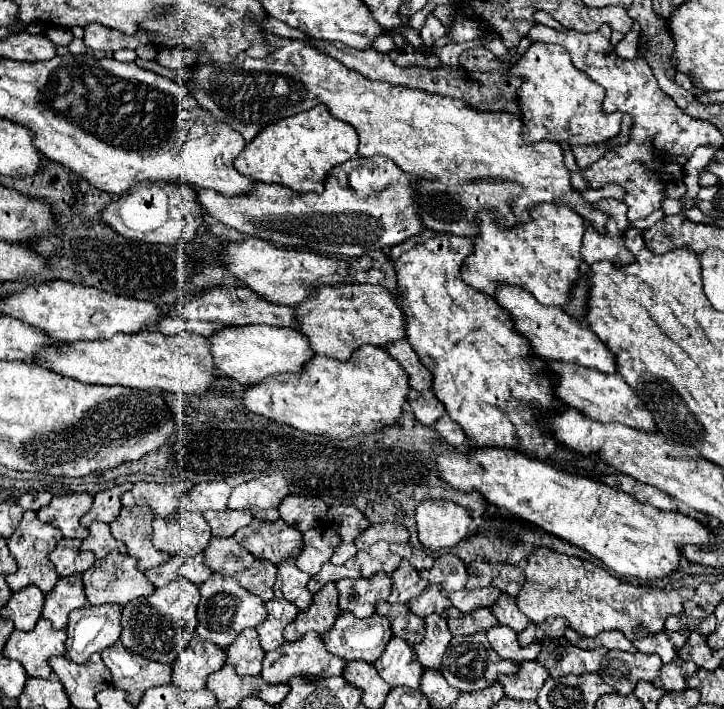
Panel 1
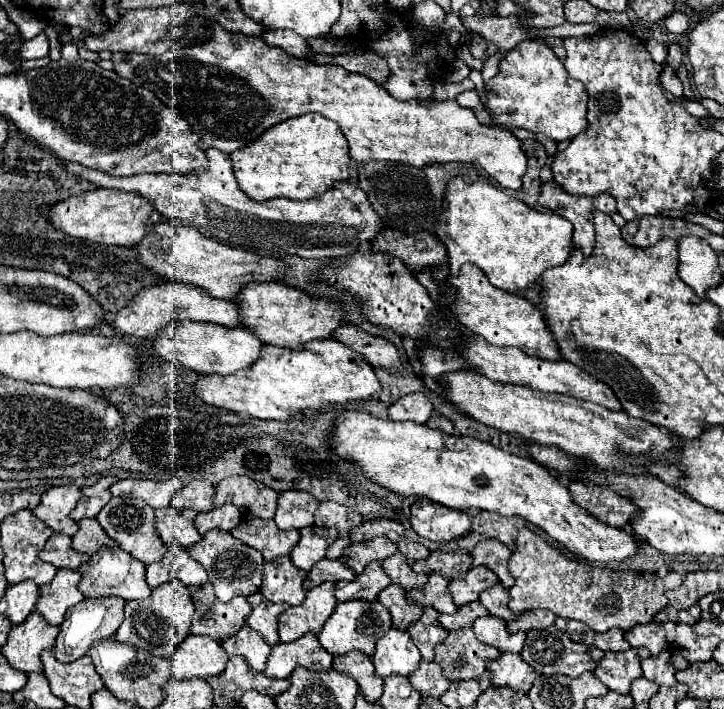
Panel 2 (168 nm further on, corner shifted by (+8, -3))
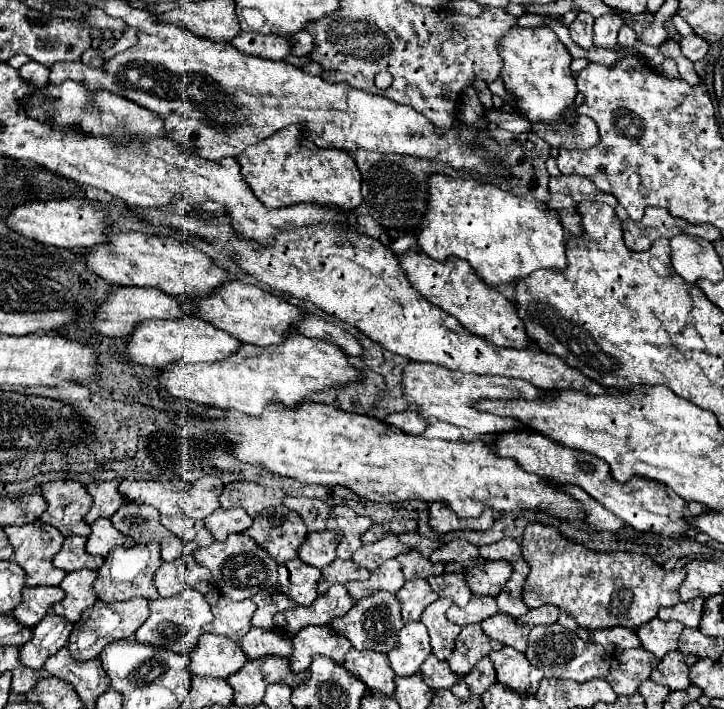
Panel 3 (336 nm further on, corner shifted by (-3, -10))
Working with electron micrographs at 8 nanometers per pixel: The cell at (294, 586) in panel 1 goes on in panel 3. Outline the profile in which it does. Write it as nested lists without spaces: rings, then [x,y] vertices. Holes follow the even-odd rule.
[[[291,559],[279,565],[279,589],[293,597],[297,605],[311,605],[317,597],[317,583],[321,579],[321,571],[303,563],[301,559]]]

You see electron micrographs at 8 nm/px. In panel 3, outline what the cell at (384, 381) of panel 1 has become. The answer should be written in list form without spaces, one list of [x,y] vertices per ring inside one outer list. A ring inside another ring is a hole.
[[[297,331],[285,335],[279,345],[259,347],[243,343],[237,353],[221,363],[171,363],[159,373],[159,381],[165,391],[175,397],[189,399],[197,405],[209,407],[233,407],[247,415],[261,415],[269,403],[281,403],[285,407],[297,407],[311,393],[325,387],[345,385],[355,381],[359,371],[347,361],[343,349],[323,339],[311,339]]]

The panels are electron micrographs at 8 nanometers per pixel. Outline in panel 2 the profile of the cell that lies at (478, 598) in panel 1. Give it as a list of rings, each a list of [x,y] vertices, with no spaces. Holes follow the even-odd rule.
[[[472,568],[468,570],[466,578],[460,580],[452,580],[448,584],[448,590],[452,594],[452,600],[456,606],[468,604],[468,602],[476,602],[480,592],[484,588],[492,588],[494,584],[498,584],[498,578],[492,570],[488,568]]]

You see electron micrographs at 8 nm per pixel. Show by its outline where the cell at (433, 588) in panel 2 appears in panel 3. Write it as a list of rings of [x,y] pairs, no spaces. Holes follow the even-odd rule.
[[[447,563],[443,575],[429,579],[431,587],[441,587],[439,595],[441,597],[451,597],[455,605],[465,607],[467,601],[471,599],[471,589],[467,589],[463,567],[459,563]]]

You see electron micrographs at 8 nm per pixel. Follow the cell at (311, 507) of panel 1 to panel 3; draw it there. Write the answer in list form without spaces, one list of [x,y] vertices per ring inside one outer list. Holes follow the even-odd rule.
[[[285,497],[283,505],[297,511],[309,531],[325,531],[325,521],[331,511],[331,507],[325,501],[307,497]]]

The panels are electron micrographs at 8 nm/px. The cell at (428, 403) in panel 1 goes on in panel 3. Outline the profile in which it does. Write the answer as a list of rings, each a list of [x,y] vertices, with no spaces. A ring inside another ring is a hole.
[[[401,411],[401,413],[387,415],[383,421],[387,421],[387,425],[399,427],[401,431],[413,433],[413,435],[421,435],[425,431],[425,427],[427,427],[427,423],[419,415],[415,415],[413,411]]]

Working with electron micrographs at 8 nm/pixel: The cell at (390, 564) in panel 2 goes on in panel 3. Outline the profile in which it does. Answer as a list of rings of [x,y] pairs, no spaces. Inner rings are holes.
[[[411,549],[409,553],[403,553],[399,555],[397,559],[401,563],[401,569],[403,569],[403,575],[405,579],[429,579],[431,575],[441,575],[445,565],[443,563],[431,563],[429,559],[425,559],[419,551]]]

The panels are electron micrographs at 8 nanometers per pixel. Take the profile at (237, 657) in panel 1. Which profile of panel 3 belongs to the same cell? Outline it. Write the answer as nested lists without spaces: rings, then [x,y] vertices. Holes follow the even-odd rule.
[[[251,627],[249,633],[243,635],[241,639],[243,651],[249,659],[259,659],[263,655],[283,655],[283,657],[291,657],[293,645],[291,639],[281,633],[281,631],[271,631],[271,629],[255,629]]]

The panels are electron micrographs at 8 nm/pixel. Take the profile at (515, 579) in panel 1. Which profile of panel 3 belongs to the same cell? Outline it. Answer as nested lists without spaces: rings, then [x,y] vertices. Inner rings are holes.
[[[507,537],[507,539],[501,539],[501,541],[491,543],[491,545],[481,545],[479,553],[483,555],[483,559],[505,559],[505,561],[509,561],[513,565],[513,569],[519,571],[521,575],[529,573],[529,565],[523,559],[521,547],[515,539]]]

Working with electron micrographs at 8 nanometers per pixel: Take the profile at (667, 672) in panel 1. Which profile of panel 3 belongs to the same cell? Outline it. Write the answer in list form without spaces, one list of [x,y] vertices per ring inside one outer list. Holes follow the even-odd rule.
[[[671,651],[667,653],[659,667],[651,673],[651,679],[659,685],[673,689],[687,689],[691,685],[689,681],[689,669],[697,661],[695,655],[685,655],[681,651]]]

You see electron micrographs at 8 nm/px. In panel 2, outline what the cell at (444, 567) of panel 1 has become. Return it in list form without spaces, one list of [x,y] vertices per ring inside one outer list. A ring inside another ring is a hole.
[[[432,552],[426,560],[418,560],[412,570],[414,572],[424,572],[424,574],[440,574],[446,580],[454,578],[464,578],[466,572],[472,566],[472,556],[468,552]]]

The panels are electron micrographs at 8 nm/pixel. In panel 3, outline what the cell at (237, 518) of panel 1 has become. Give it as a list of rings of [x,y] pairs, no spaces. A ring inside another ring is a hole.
[[[219,507],[219,511],[215,511],[205,519],[205,527],[213,533],[217,541],[227,539],[231,533],[241,533],[249,525],[251,525],[251,517],[243,507],[237,507],[237,509]]]

